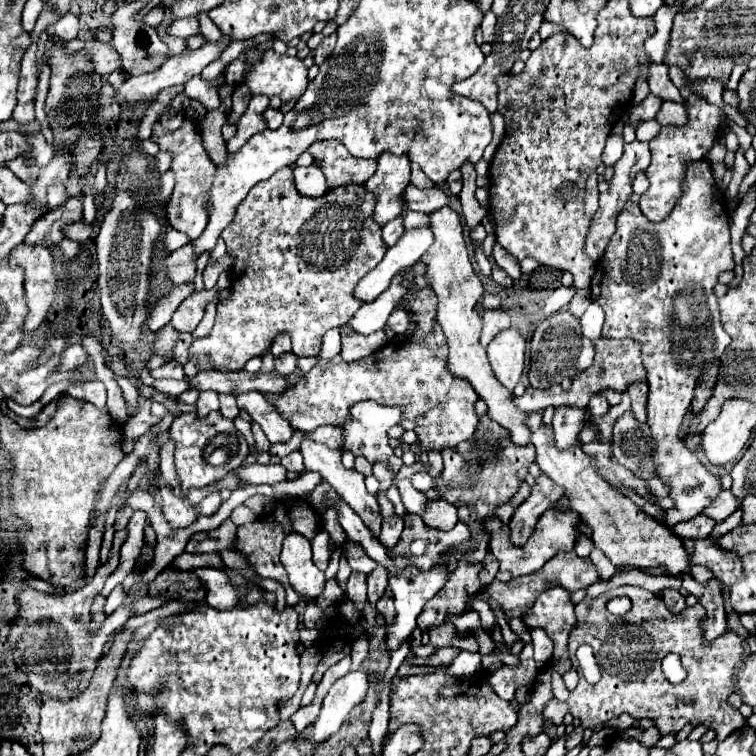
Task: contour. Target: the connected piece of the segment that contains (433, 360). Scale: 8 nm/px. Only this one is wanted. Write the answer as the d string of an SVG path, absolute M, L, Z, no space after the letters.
M406 274L400 284L408 290L398 300L398 308L408 314L406 334L390 338L374 354L350 364L344 362L340 354L330 360L318 360L316 366L306 374L304 384L296 384L274 404L274 408L296 430L312 432L324 424L342 426L352 404L374 400L384 406L400 406L404 418L416 424L414 432L418 442L410 444L410 450L414 454L430 450L442 452L474 436L478 426L474 404L478 396L472 384L460 380L458 376L452 376L446 369L448 346L441 327L435 323L438 304L436 296L429 286L414 290L412 274Z

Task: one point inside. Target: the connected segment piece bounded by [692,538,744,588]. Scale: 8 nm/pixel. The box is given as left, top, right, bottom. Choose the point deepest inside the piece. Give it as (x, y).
(726, 566)

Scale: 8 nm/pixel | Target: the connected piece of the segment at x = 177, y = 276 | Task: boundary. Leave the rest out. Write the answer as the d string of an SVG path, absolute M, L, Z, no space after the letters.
M186 244L186 246L178 248L176 252L168 254L162 272L164 272L166 278L172 280L174 284L192 282L192 280L194 280L194 274L196 274L196 258L194 258L194 254L192 254L192 246Z

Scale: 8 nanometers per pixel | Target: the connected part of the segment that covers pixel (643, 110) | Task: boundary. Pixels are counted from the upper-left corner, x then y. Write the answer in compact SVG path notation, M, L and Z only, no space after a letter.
M648 94L646 96L646 102L640 102L636 104L632 110L630 110L630 120L632 120L632 126L636 126L638 120L650 120L650 118L656 118L660 106L662 106L662 98L654 96L654 94Z

